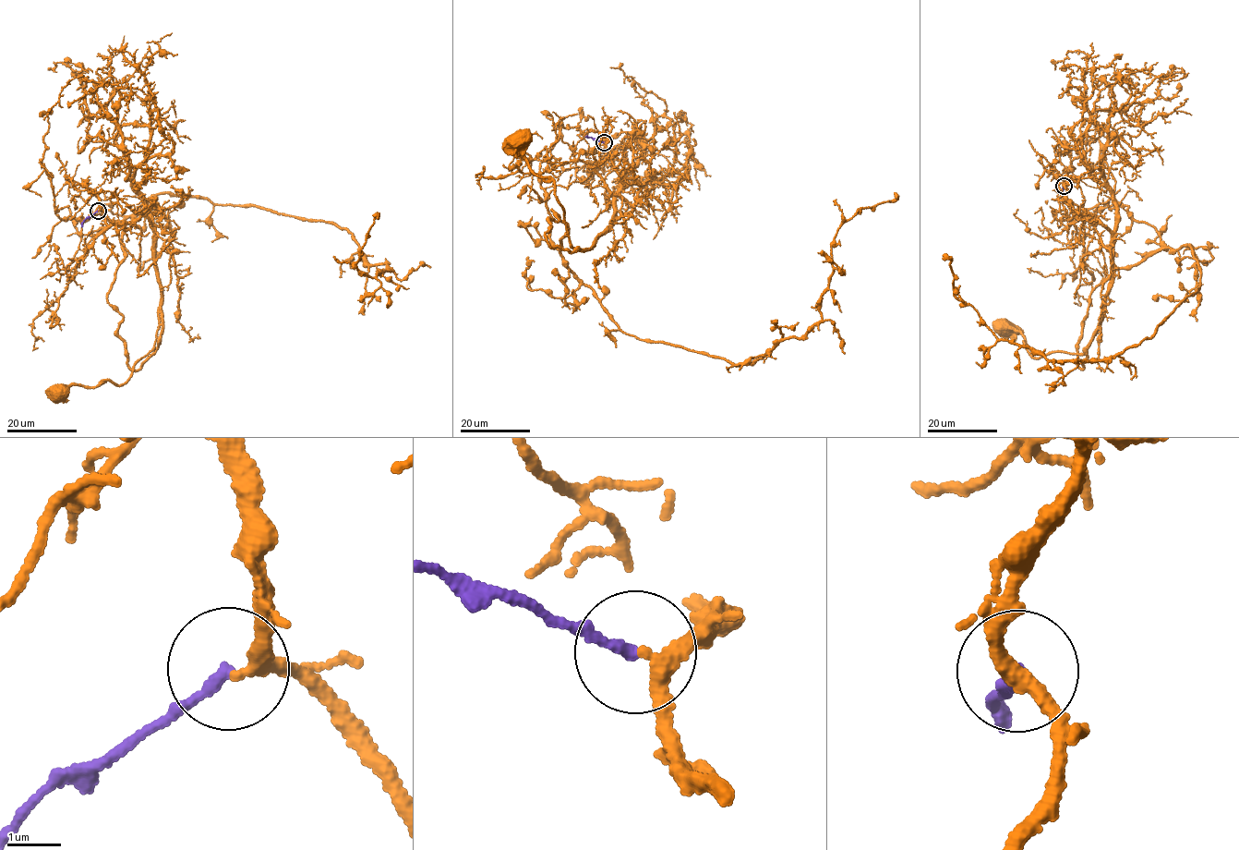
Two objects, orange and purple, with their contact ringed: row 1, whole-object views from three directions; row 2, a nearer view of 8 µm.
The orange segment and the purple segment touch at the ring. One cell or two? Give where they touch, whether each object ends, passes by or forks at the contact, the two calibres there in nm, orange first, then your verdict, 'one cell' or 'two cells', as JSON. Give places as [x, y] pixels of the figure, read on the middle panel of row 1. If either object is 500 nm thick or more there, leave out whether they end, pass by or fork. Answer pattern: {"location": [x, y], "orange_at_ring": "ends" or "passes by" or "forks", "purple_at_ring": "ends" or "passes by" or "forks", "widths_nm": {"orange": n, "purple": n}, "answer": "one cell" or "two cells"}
{"location": [604, 142], "orange_at_ring": "passes by", "purple_at_ring": "ends", "widths_nm": {"orange": 260, "purple": 200}, "answer": "two cells"}

